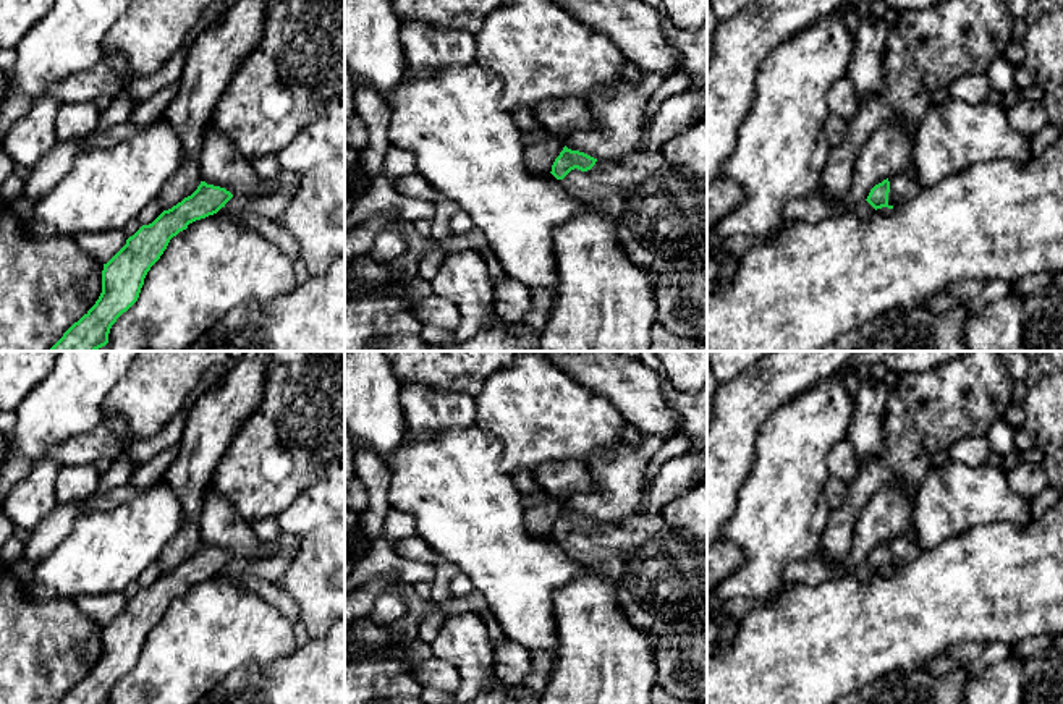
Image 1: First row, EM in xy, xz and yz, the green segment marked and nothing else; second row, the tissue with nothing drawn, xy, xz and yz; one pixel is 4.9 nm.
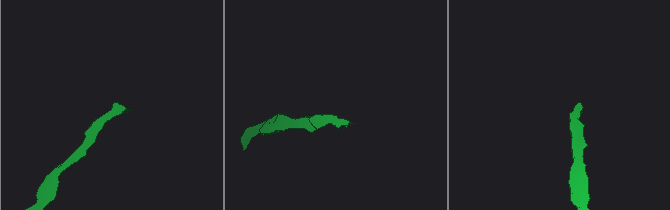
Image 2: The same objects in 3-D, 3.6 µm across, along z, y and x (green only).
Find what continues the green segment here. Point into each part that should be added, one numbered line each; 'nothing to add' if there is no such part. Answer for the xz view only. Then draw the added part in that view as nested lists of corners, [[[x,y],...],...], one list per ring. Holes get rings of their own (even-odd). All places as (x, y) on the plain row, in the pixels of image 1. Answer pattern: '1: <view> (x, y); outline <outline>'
1: xz (659, 572); outline [[[633,513],[612,523],[597,523],[587,534],[574,531],[558,544],[586,568],[600,570],[610,578],[621,610],[636,626],[655,636],[707,630],[707,544],[689,531],[665,523],[660,515]]]

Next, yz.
1: yz (903, 547); outline [[[913,531],[888,539],[888,544],[890,544],[888,568],[893,570],[911,560],[916,560],[922,553]]]

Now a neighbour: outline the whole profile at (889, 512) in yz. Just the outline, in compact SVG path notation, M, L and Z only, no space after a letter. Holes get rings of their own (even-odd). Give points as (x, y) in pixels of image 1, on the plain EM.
M898 482L882 487L861 511L851 541L851 550L840 563L833 563L819 552L804 562L788 566L785 587L796 583L817 583L828 578L854 575L867 562L870 552L888 539L911 531L913 497Z

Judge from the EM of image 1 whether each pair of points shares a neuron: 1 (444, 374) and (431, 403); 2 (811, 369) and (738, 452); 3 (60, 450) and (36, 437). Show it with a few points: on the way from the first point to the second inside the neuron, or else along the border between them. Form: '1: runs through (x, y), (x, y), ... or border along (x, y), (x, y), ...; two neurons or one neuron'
1: border along (402, 384), (424, 384), (473, 397); two neurons
2: runs through (787, 377), (738, 428); one neuron
3: border along (88, 431), (57, 442), (42, 457); two neurons

